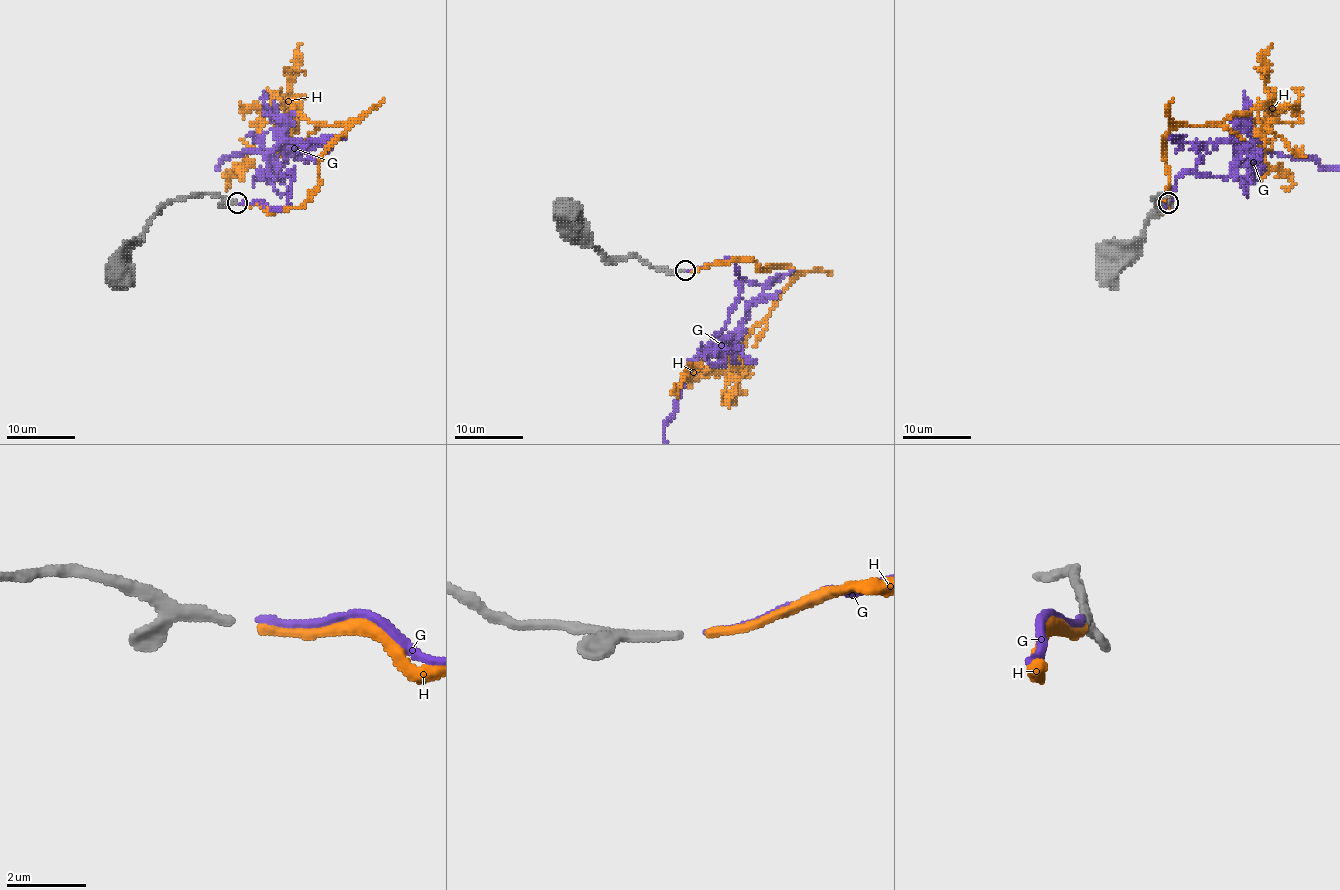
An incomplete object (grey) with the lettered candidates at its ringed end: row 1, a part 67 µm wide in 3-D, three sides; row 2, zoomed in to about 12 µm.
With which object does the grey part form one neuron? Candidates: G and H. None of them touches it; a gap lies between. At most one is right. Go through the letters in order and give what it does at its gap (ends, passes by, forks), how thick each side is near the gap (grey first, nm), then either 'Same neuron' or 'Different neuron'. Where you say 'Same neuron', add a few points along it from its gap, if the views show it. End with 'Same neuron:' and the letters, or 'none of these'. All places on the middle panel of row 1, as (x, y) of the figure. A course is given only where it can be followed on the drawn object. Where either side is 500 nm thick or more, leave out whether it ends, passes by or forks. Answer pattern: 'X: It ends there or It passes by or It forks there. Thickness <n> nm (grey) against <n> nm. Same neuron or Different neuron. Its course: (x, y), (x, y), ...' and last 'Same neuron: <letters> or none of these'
G: It ends there. Thickness 240 nm (grey) against 180 nm. Different neuron
H: It ends there. Thickness 240 nm (grey) against 240 nm. Same neuron
Same neuron: H

